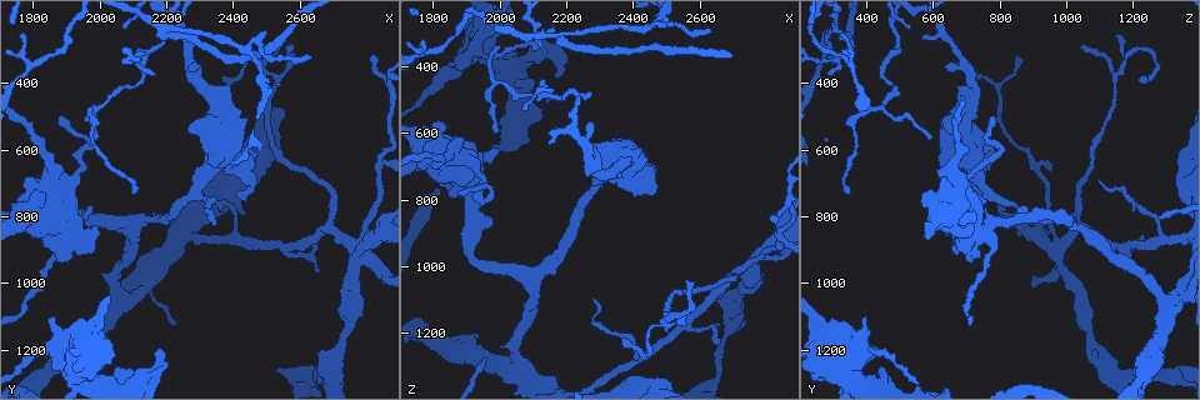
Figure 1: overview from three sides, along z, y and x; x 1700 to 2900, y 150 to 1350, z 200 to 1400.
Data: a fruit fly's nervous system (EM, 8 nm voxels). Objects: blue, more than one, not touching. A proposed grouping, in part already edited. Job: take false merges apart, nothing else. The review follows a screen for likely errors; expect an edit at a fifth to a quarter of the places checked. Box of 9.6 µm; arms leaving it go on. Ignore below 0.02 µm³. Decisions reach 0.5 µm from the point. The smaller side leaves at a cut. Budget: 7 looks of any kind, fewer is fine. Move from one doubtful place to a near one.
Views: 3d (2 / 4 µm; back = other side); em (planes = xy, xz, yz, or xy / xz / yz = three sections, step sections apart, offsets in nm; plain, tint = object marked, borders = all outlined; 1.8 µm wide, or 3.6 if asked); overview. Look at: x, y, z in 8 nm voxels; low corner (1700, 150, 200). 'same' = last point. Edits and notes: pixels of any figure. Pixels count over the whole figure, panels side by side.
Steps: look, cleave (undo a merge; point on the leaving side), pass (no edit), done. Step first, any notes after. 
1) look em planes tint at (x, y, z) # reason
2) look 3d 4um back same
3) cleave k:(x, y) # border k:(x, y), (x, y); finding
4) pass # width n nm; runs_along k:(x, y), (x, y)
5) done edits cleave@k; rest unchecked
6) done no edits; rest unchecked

look 3d 4um at (1820, 750, 670) # sharp bend

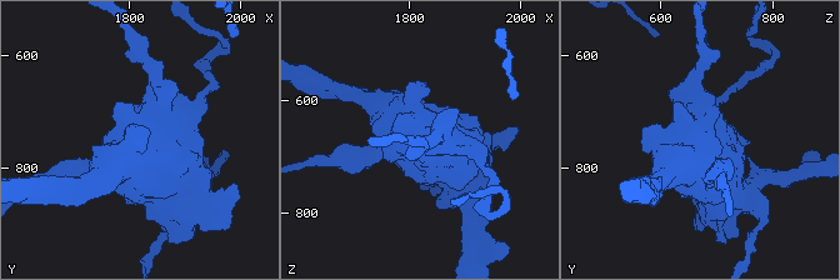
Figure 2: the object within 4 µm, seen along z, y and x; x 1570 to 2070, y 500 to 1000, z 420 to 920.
look em 3.6um xy step 4 tint at (1820, 755, 665) # now the EM

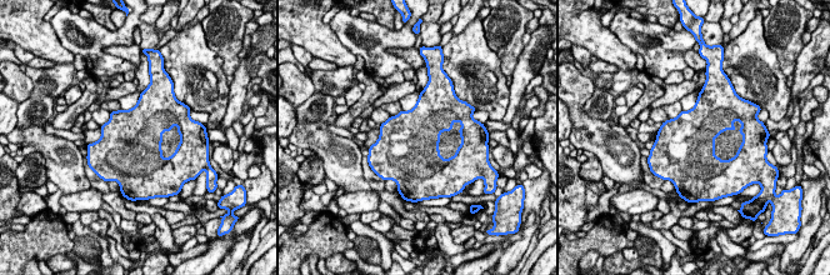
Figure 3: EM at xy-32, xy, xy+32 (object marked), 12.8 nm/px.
look em 3.6um planes tint same # cut it another way

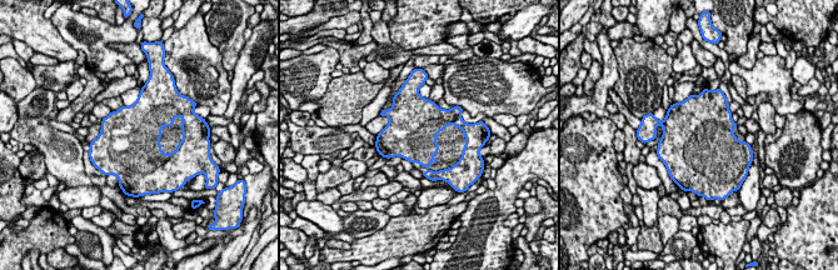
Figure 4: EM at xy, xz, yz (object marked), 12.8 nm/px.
pass # width 650 nm; all the same cell

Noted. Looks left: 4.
look em xy step 4 plain at (2060, 1050, 1300) # four-way junction

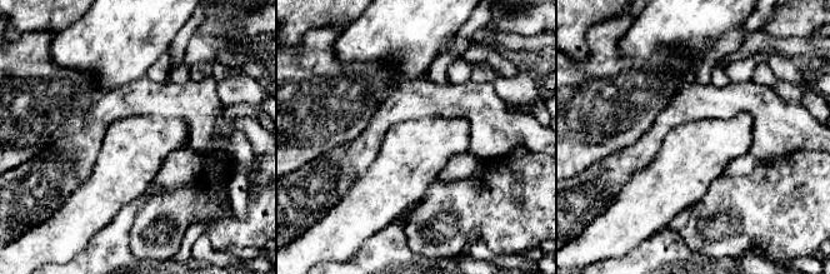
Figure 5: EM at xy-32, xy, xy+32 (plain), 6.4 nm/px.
look em xy step 4 tint same

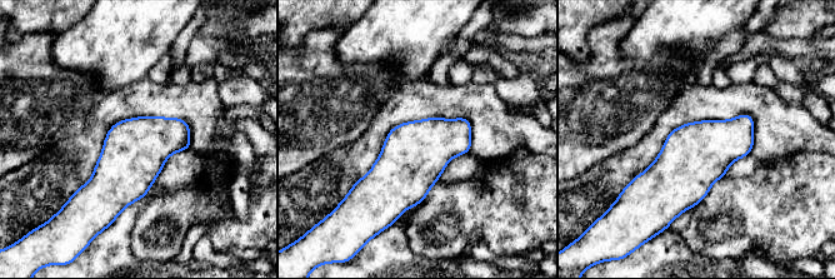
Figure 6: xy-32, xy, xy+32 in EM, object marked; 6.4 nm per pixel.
pass # all the same cell

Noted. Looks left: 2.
look em planes tint at (2760, 890, 980) # four or more arms meet

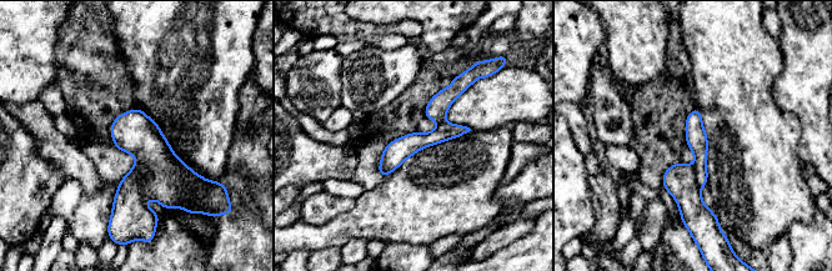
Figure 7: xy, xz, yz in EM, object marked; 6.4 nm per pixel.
cleave 7:(130, 217) # two cells meet here

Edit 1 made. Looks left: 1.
done edits cleave@7; rest unchecked

